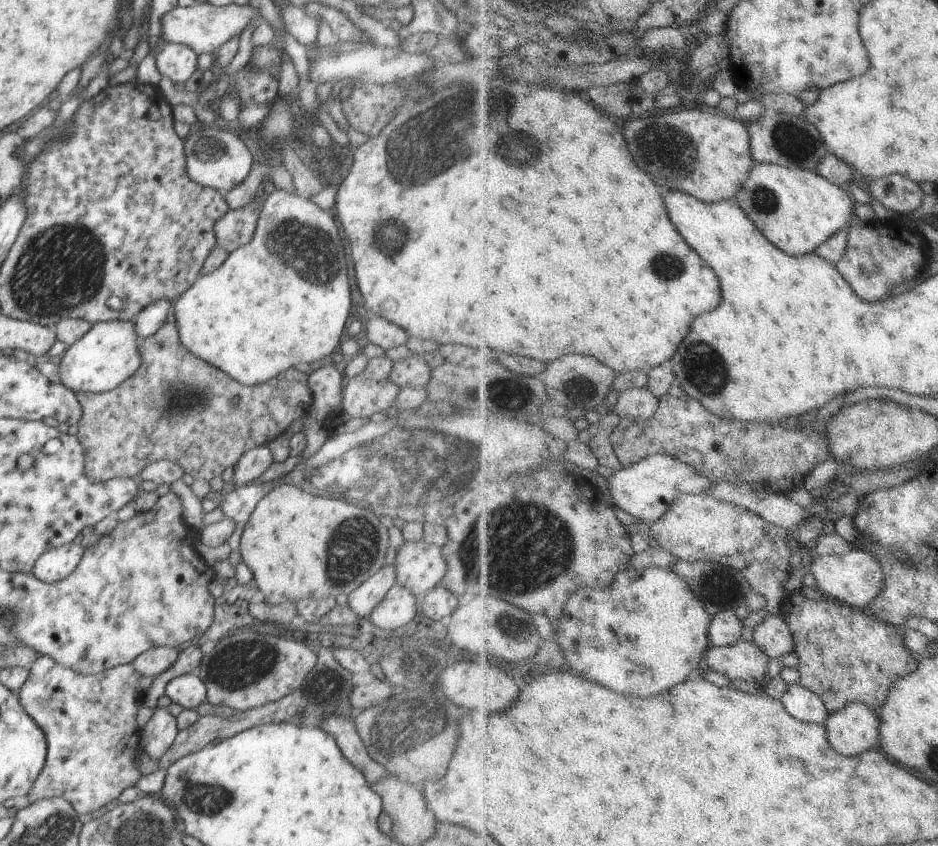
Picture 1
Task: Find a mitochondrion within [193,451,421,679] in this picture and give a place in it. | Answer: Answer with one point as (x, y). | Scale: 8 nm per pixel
(348, 549)

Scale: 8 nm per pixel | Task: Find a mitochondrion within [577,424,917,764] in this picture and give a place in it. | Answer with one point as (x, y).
(717, 583)

